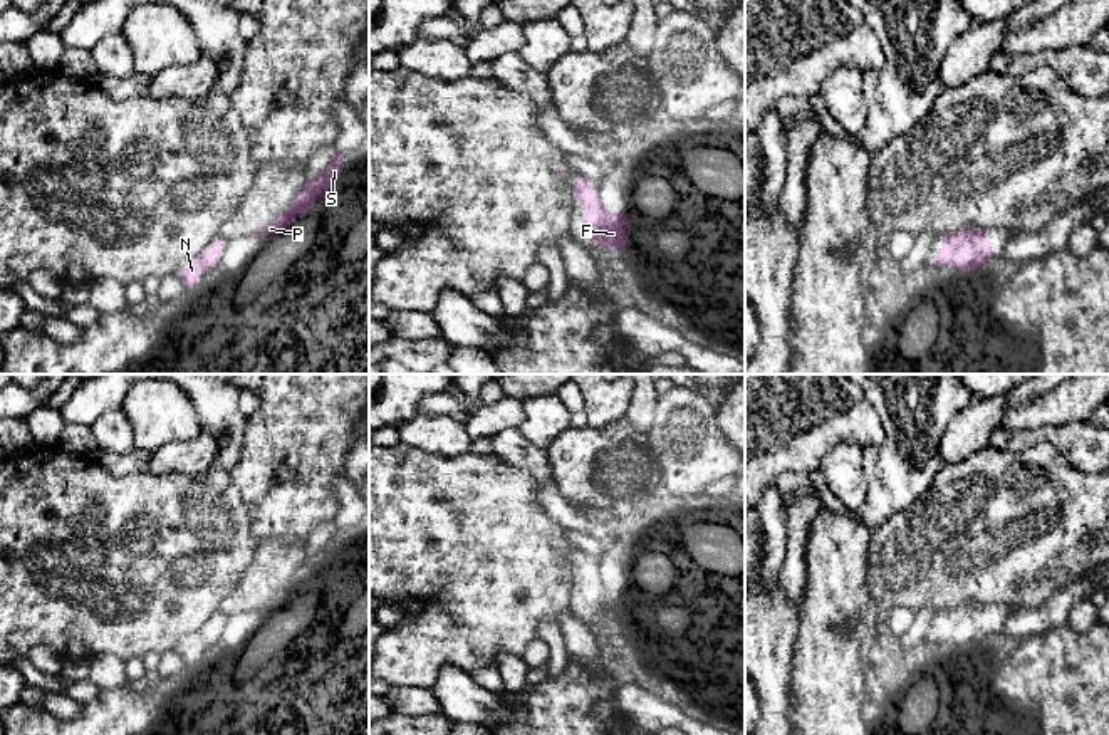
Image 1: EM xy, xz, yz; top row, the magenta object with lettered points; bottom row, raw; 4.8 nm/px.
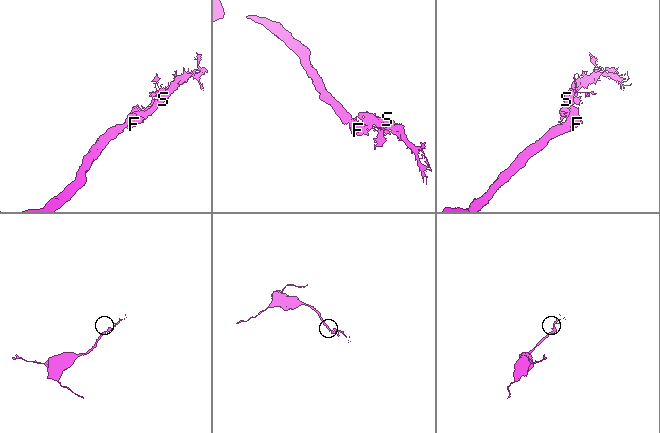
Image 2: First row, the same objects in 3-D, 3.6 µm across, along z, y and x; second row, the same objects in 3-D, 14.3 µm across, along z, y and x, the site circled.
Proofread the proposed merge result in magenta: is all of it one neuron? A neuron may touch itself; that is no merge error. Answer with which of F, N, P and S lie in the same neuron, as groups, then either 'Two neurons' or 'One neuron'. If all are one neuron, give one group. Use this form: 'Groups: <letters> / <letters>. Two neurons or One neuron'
Groups: F N P S. One neuron

